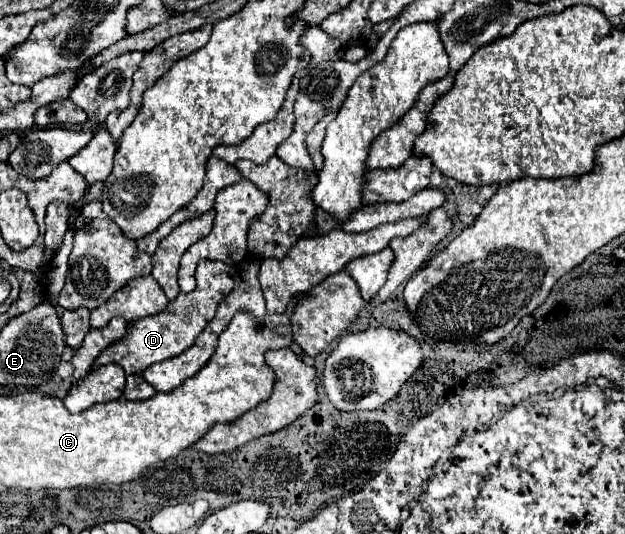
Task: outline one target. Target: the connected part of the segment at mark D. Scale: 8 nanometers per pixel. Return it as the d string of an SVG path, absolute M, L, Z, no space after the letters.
M205 261L205 263L199 263L195 277L197 277L197 287L191 291L191 295L177 295L177 299L169 301L165 311L131 323L129 335L119 343L113 343L111 347L107 347L99 355L93 367L117 363L125 369L127 375L133 375L133 373L143 373L153 363L171 359L183 353L185 349L189 349L195 343L195 337L215 317L219 301L225 295L229 295L229 291L233 289L233 267L221 261Z

